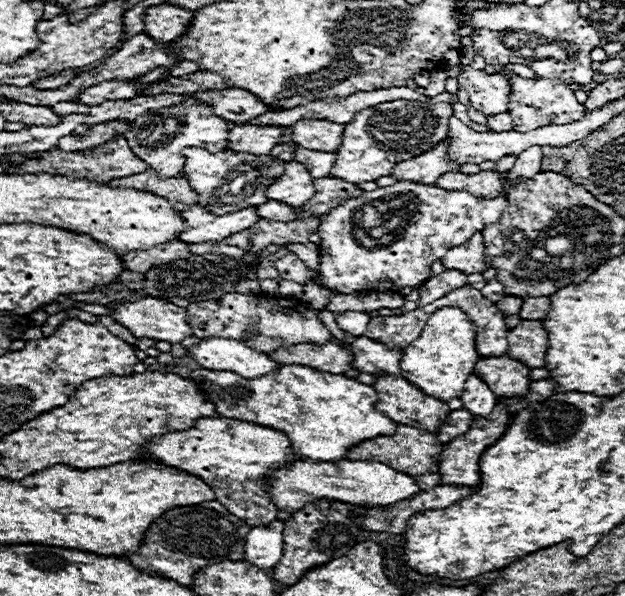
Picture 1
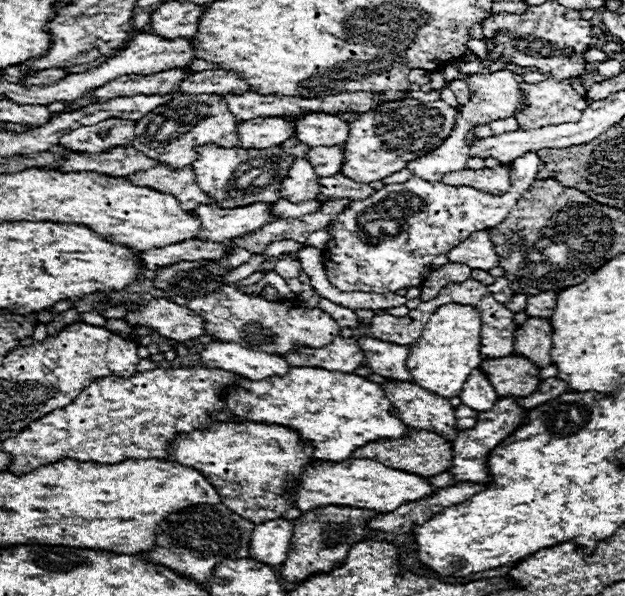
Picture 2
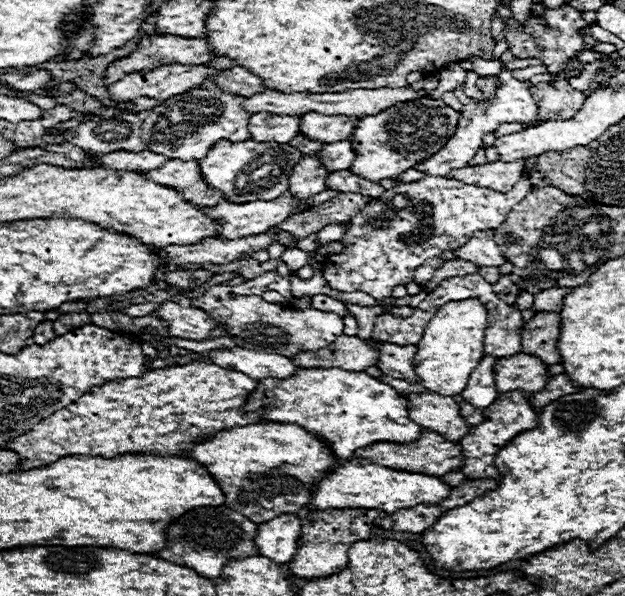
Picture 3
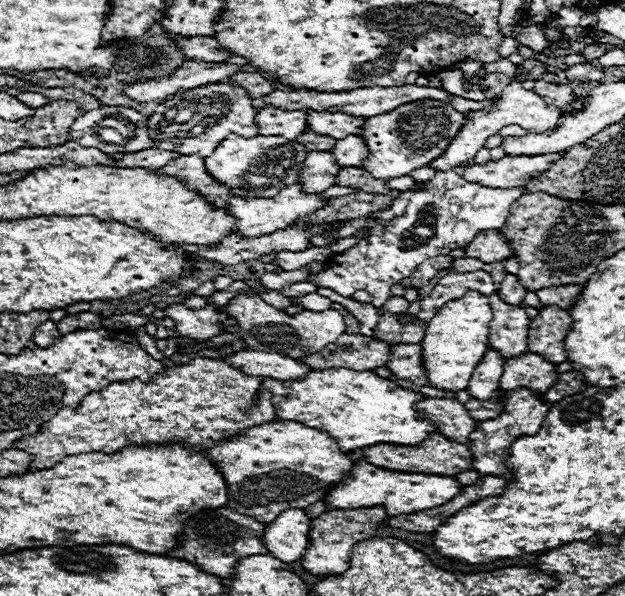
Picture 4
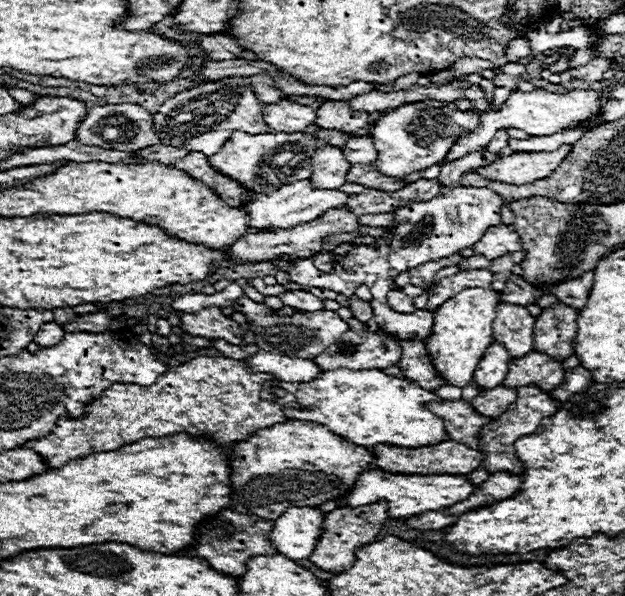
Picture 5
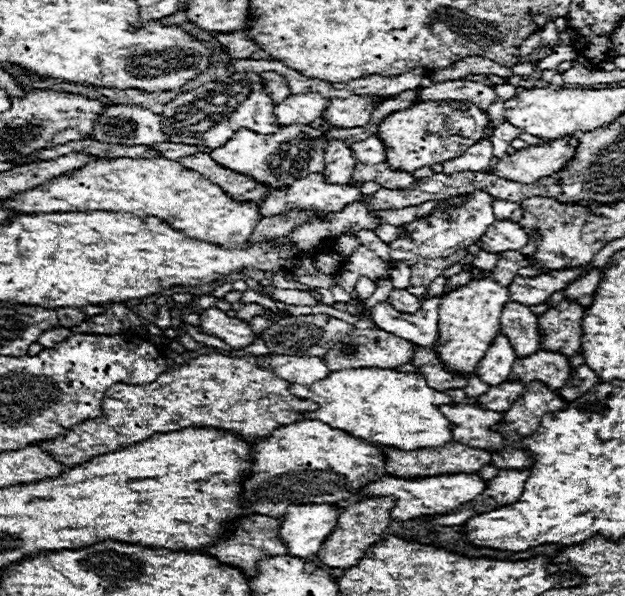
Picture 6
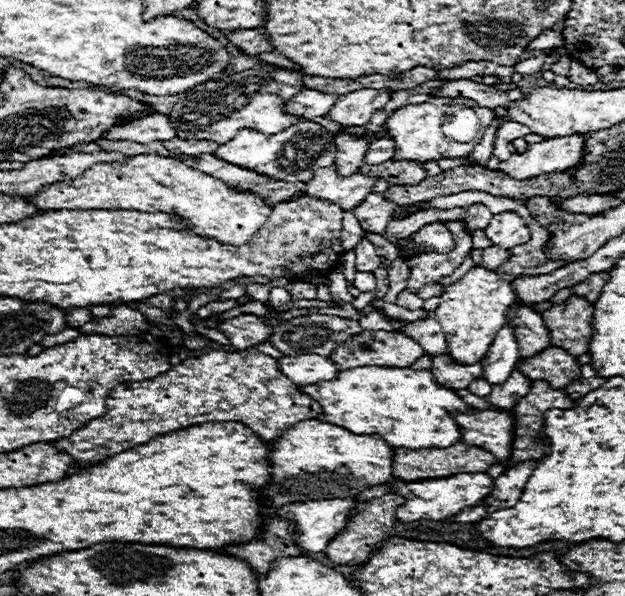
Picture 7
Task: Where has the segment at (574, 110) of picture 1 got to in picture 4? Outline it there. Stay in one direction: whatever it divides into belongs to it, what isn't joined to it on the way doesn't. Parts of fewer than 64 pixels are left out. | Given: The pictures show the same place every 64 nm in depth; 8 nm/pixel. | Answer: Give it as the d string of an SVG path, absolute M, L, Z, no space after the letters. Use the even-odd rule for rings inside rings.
M538 80L532 90L536 94L540 94L548 104L558 106L560 112L568 112L570 106L574 104L574 98L576 98L576 92L568 84L550 84L550 82Z

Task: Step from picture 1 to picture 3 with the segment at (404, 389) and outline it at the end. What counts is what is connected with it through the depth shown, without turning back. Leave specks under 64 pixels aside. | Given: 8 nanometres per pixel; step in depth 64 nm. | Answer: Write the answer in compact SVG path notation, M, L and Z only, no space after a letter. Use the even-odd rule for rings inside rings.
M434 392L422 394L402 394L408 400L408 414L418 426L434 430L452 442L458 442L466 434L468 426L458 412L458 404L452 398L438 396Z

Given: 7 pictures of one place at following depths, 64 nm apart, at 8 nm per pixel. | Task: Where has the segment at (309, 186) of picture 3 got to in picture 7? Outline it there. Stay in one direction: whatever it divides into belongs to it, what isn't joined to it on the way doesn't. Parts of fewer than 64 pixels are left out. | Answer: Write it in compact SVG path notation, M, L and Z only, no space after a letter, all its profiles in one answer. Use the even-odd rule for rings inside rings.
M380 128L376 134L368 136L368 138L360 138L360 140L352 140L348 134L338 134L334 138L334 146L336 146L336 168L338 168L338 174L340 176L352 176L362 164L364 164L364 152L366 152L366 146L372 138L382 138L386 136L386 130Z

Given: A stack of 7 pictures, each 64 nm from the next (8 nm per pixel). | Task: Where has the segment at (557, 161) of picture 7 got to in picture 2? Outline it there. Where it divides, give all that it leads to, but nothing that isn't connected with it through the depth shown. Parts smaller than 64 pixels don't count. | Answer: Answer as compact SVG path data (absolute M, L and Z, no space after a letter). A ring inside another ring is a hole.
M504 166L482 168L482 170L458 170L458 172L444 174L440 180L448 186L472 186L472 188L488 192L488 194L510 190L508 168L504 168Z

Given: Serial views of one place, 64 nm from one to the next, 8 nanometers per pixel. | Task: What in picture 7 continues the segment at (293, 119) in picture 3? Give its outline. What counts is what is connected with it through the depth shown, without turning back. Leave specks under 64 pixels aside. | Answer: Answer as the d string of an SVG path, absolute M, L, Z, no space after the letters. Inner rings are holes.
M302 90L294 98L290 98L284 106L286 114L298 114L306 120L328 114L332 104L338 100L336 94L322 94L318 90Z

